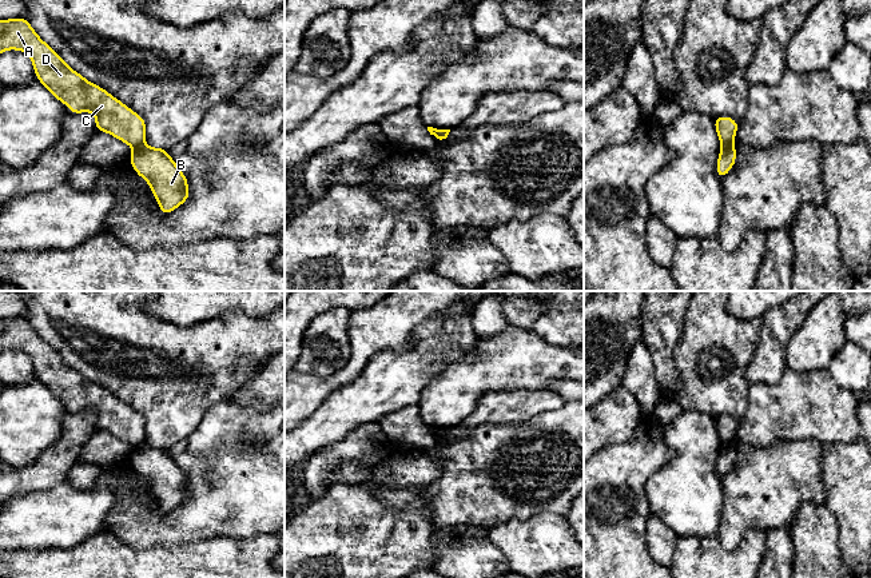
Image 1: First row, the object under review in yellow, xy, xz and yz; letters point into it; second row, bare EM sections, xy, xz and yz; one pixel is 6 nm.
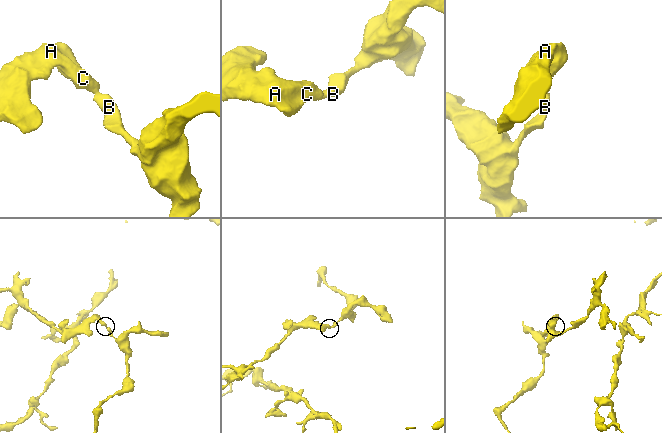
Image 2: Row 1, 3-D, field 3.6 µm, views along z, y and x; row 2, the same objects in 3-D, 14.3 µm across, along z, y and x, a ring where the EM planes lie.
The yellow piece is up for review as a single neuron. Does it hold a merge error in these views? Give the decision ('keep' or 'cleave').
cleave

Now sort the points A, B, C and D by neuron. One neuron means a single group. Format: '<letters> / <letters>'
A C D / B

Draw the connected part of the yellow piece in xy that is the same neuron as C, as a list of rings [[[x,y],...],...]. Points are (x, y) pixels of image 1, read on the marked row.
[[[27,19],[0,20],[0,53],[9,49],[24,51],[29,55],[36,79],[47,87],[52,96],[69,107],[69,113],[88,111],[96,116],[96,131],[107,132],[134,150],[144,144],[146,120],[104,88],[95,85],[68,67],[61,56],[40,39]]]

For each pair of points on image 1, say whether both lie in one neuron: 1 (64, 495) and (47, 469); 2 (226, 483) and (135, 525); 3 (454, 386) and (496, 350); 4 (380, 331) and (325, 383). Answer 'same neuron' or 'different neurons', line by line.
1: different neurons
2: same neuron
3: same neuron
4: same neuron

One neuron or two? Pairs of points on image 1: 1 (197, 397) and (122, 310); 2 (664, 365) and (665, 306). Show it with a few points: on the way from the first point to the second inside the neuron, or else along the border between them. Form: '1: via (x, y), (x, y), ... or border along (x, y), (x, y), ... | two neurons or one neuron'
1: via (175, 375), (131, 331) | one neuron
2: via (663, 350), (665, 339), (663, 337), (663, 321) | one neuron

